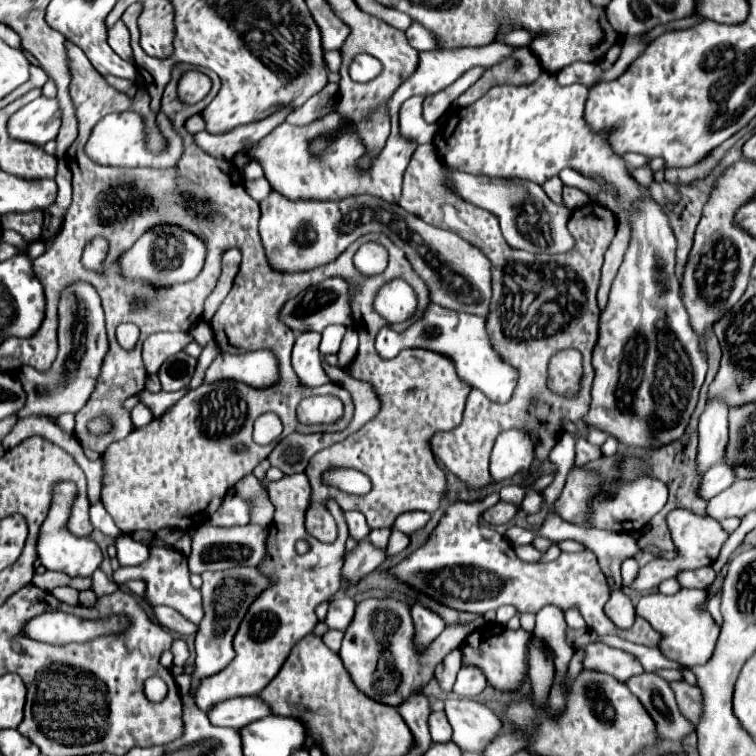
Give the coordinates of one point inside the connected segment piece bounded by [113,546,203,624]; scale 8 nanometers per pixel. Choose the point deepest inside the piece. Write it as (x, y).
(165, 573)

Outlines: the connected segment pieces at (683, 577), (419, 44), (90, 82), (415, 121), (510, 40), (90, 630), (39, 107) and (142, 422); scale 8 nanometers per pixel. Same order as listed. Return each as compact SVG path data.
M710 566L697 568L697 570L691 570L691 572L681 572L677 576L679 584L685 586L685 588L709 588L715 578L716 573Z
M417 22L411 24L411 28L405 32L405 36L407 36L409 46L415 48L417 52L437 50L437 40L435 40L435 36L433 36L429 30L425 30L421 24L417 24Z
M67 42L67 54L71 60L71 100L77 116L81 116L81 132L93 130L93 126L111 112L127 110L127 96L113 92L101 74L89 64L87 56Z
M411 96L401 104L399 110L399 132L403 134L403 138L415 140L417 144L431 142L437 132L437 124L427 124L421 118L421 104L423 104L421 96Z
M523 28L510 30L504 35L503 41L512 46L529 46L534 34Z
M47 612L47 614L31 618L25 624L23 634L31 640L63 646L71 642L87 642L103 634L115 634L125 628L127 628L127 620L119 616L103 620L103 622L99 620L91 622L91 620L81 620L65 612Z
M39 96L27 106L19 108L7 122L7 132L15 140L31 142L43 146L49 140L55 140L61 126L61 112L57 100Z
M137 404L137 406L131 410L133 428L143 428L143 426L147 426L151 420L153 420L153 414L151 414L149 408L145 408L143 404Z

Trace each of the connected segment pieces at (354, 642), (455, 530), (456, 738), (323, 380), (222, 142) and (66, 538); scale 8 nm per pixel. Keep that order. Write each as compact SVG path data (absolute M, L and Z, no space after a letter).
M369 598L357 604L353 622L345 630L343 644L339 650L339 658L349 672L353 684L371 700L389 704L389 706L399 706L401 702L407 700L409 694L425 686L433 672L435 666L463 640L483 624L485 620L479 616L475 622L469 624L455 624L447 626L443 634L427 648L425 654L417 654L413 648L413 622L409 614L409 606L395 600L395 598Z
M494 492L475 502L451 504L427 542L405 556L397 566L391 566L387 574L453 610L485 614L487 610L511 604L519 612L537 614L537 610L547 604L555 604L561 610L577 606L587 626L597 634L617 634L623 640L653 648L659 644L661 636L647 624L647 620L637 616L629 630L619 630L605 616L603 604L609 600L607 580L591 550L575 554L561 552L561 556L549 564L527 564L515 556L513 546L505 536L489 526L481 526L479 514L499 500L499 494Z
M447 698L445 716L453 728L451 742L469 752L481 750L501 732L501 720L481 702L465 698Z
M303 332L297 336L293 346L291 364L295 374L305 386L321 386L327 384L329 378L321 368L321 352L319 352L321 336L315 332Z
M281 108L279 112L273 112L271 116L267 116L267 120L239 126L227 134L221 134L221 136L213 136L203 130L203 132L197 132L193 138L195 138L195 144L199 144L199 148L203 152L207 152L215 158L231 160L235 156L235 152L241 152L243 148L255 144L257 140L267 136L273 128L277 128L281 122L285 122L285 118L291 110L293 108Z
M63 482L57 486L55 490L55 498L53 498L53 504L51 504L51 510L49 510L49 516L41 528L41 536L39 536L39 558L41 558L41 564L47 568L47 570L59 570L59 572L65 572L67 576L75 578L75 576L91 576L103 562L103 554L101 554L101 548L91 540L91 538L79 538L79 536L73 536L67 528L65 528L65 522L67 522L67 508L71 506L71 498L75 494L75 486L71 482Z

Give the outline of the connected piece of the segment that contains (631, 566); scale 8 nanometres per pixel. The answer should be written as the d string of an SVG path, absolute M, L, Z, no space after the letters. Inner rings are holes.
M627 558L623 564L621 564L621 574L623 574L623 586L629 586L635 576L639 572L639 564L635 562L635 558Z

